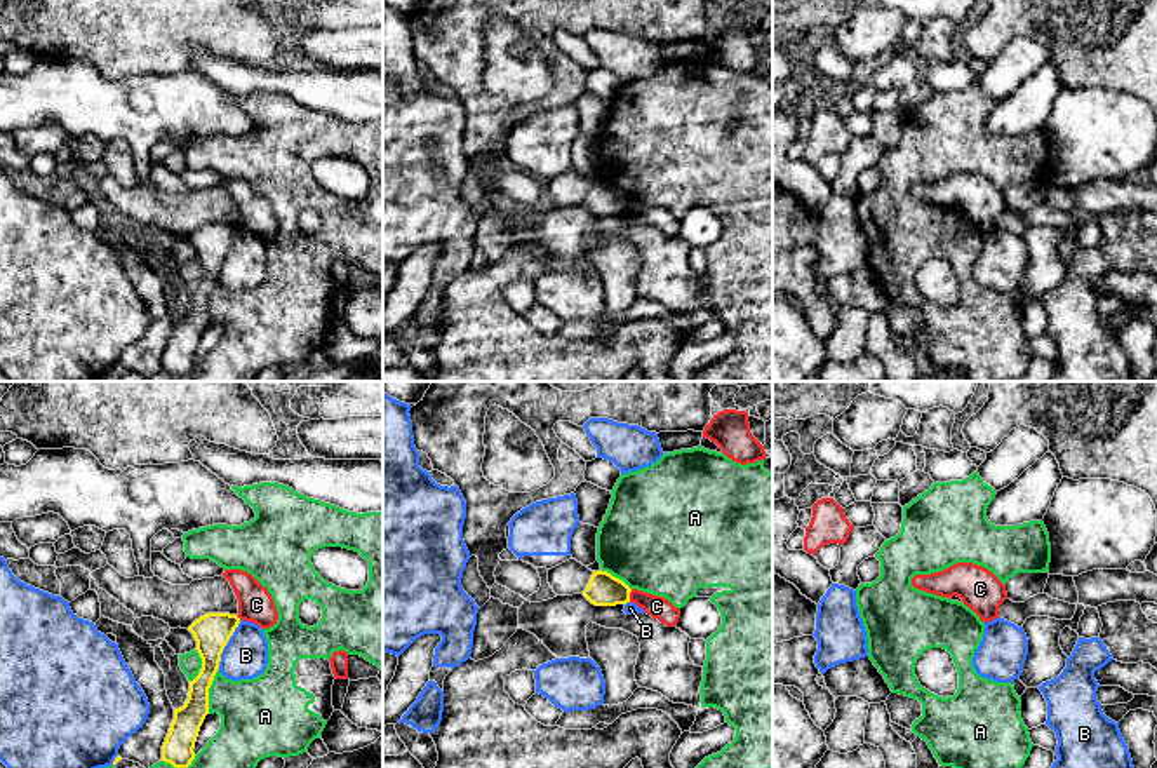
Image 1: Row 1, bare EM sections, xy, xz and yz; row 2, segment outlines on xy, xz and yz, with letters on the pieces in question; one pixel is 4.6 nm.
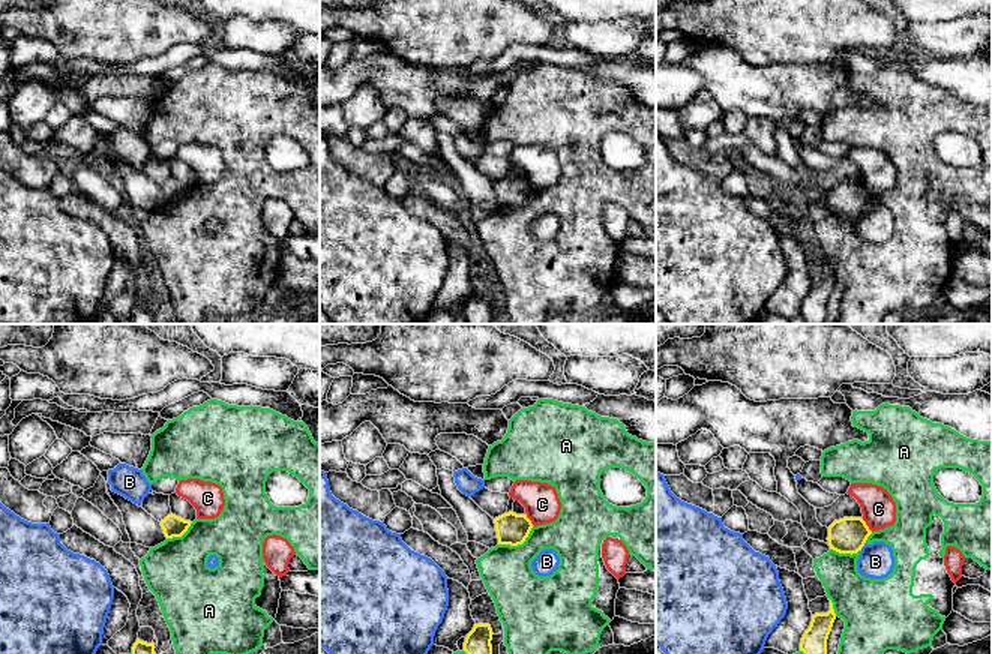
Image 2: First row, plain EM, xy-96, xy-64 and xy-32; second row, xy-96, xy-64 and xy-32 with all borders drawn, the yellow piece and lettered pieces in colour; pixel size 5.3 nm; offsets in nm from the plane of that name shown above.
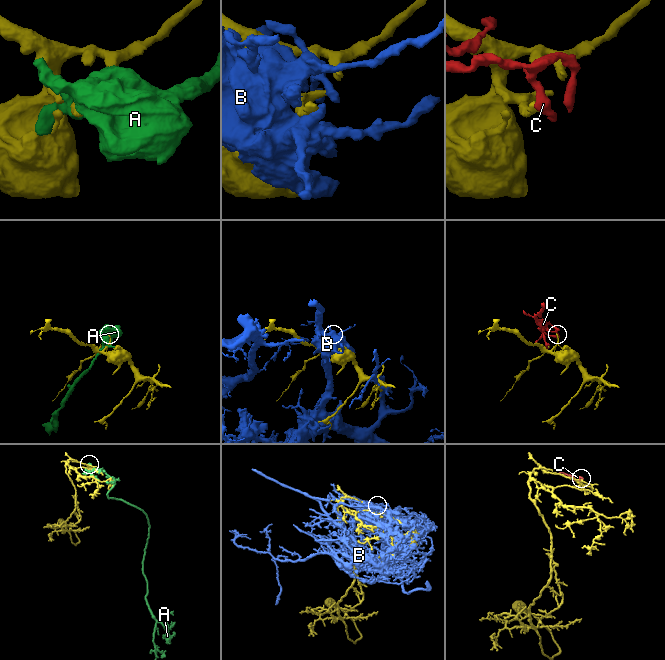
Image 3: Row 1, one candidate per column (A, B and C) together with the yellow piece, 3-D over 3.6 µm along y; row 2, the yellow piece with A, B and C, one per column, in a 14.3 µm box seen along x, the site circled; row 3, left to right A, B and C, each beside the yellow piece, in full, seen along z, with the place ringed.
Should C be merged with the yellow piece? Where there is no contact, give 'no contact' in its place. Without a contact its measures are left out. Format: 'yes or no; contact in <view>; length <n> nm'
no; contact in xz; length 70 nm

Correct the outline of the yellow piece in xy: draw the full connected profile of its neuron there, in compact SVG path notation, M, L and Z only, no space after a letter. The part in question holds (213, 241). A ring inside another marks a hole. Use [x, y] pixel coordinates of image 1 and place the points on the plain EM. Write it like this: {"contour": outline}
{"contour": "M207 223L188 237L197 251L195 259L202 268L202 279L190 291L184 315L174 319L174 329L162 355L162 371L171 373L174 378L188 378L195 369L195 352L209 324L209 298L219 279L221 263L238 233L237 225Z"}

